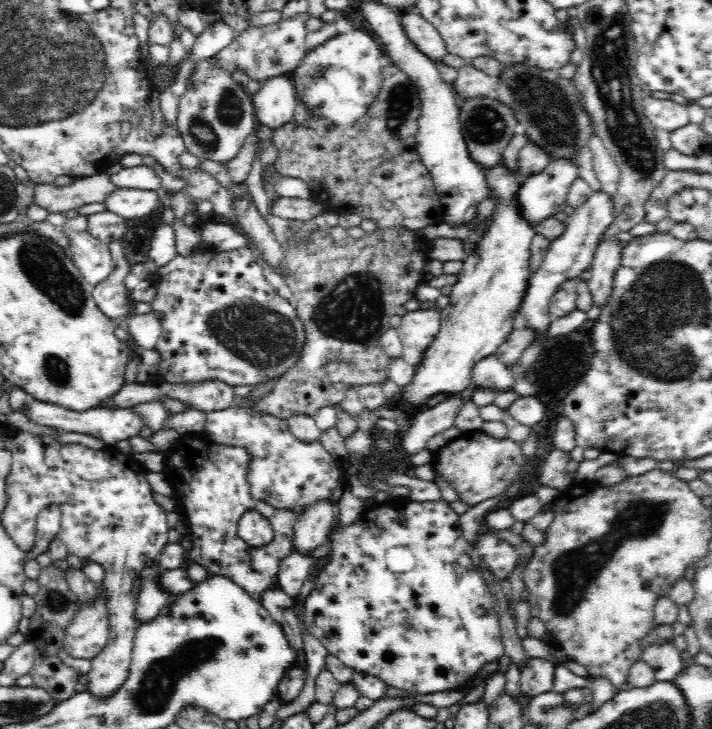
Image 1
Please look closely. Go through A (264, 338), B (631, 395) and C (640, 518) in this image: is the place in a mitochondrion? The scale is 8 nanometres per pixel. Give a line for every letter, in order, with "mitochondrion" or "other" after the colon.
A: mitochondrion
B: other
C: mitochondrion

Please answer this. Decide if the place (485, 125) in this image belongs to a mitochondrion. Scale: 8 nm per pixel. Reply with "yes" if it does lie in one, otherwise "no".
yes

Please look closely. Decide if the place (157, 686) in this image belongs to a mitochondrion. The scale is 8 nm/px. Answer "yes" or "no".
yes

